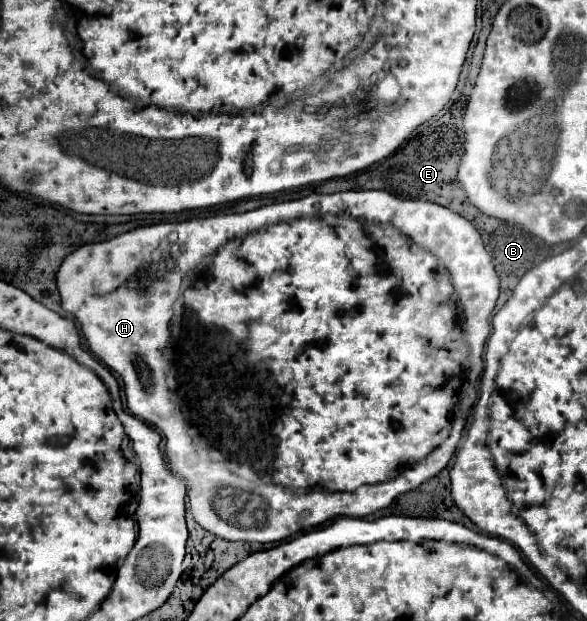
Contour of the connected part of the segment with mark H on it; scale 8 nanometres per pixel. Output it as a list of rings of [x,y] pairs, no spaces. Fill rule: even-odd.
[[[345,191],[345,193],[331,193],[331,195],[313,193],[303,199],[273,203],[273,205],[265,205],[255,211],[237,213],[237,215],[214,215],[207,219],[191,219],[191,221],[183,221],[183,223],[159,223],[159,225],[139,227],[139,229],[121,233],[109,241],[89,243],[89,245],[79,247],[77,251],[73,251],[69,257],[63,259],[63,263],[57,271],[57,287],[61,293],[61,307],[81,327],[87,347],[105,365],[109,365],[115,373],[121,375],[129,411],[165,435],[165,451],[167,451],[169,467],[175,475],[179,475],[183,479],[183,483],[187,487],[187,497],[189,497],[189,507],[191,507],[193,519],[203,529],[211,531],[217,537],[223,537],[229,541],[257,541],[257,543],[283,541],[299,531],[307,531],[311,527],[323,525],[335,517],[365,517],[369,513],[385,509],[397,495],[417,489],[423,481],[437,475],[449,463],[449,459],[455,455],[455,451],[458,449],[468,412],[477,400],[477,385],[484,370],[483,347],[485,347],[485,341],[491,331],[489,315],[495,309],[495,303],[499,297],[499,277],[491,265],[491,255],[485,251],[479,231],[465,217],[461,217],[461,215],[453,213],[451,209],[445,209],[437,203],[399,199],[387,191]],[[101,245],[141,245],[143,249],[139,251],[137,259],[141,259],[149,267],[149,289],[137,289],[139,279],[135,275],[131,275],[127,285],[121,285],[115,291],[105,293],[105,295],[91,295],[87,291],[81,291],[81,287],[77,287],[77,291],[75,291],[73,277],[81,277],[81,259],[101,259],[101,257],[109,255],[109,249],[103,249]],[[213,253],[217,253],[217,255],[213,257],[211,266],[203,266],[203,260]],[[457,379],[459,379],[459,397],[461,397],[461,379],[464,379],[462,383],[464,396],[459,401],[458,417],[452,421],[451,435],[447,437],[449,421],[451,421],[451,415],[457,405]],[[217,471],[221,471],[223,483],[235,481],[237,485],[257,485],[257,487],[269,485],[267,487],[267,507],[249,509],[247,527],[231,525],[229,521],[221,519],[217,515],[217,511],[213,509],[213,497],[217,495]],[[283,487],[305,489],[307,493],[291,493]]]

